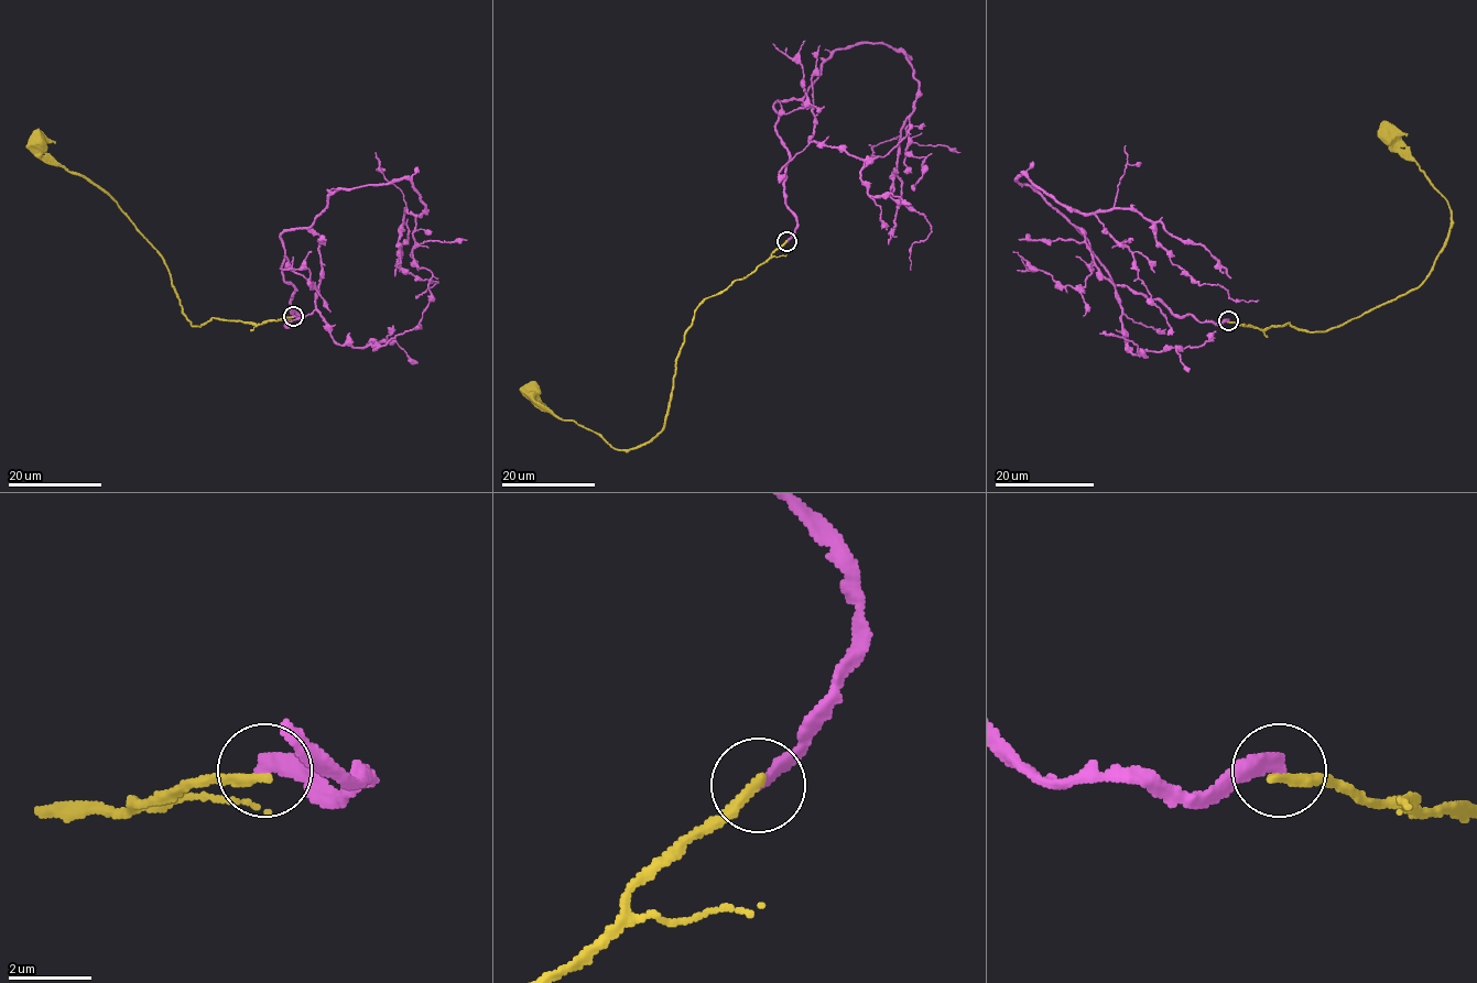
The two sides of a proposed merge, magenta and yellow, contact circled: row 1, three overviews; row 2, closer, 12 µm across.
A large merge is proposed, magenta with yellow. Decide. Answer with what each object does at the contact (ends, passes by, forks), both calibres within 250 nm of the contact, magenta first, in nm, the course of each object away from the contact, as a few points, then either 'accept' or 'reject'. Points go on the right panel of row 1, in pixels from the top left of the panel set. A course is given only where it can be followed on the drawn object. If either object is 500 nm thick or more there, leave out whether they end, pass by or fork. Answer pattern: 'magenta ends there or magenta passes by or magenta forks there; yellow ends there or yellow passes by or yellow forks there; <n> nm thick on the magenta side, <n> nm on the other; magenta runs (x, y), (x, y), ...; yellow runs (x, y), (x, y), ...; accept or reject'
magenta ends there; yellow ends there; 340 nm thick on the magenta side, 260 nm on the other; magenta runs (1228, 321), (1199, 323), (1117, 286), (1077, 229), (1017, 179), (1082, 213), (1138, 210), (1192, 279), (1259, 299); yellow runs (1228, 321), (1262, 329), (1289, 323), (1299, 329), (1326, 331), (1415, 288), (1445, 240), (1451, 208), (1387, 138); reject

